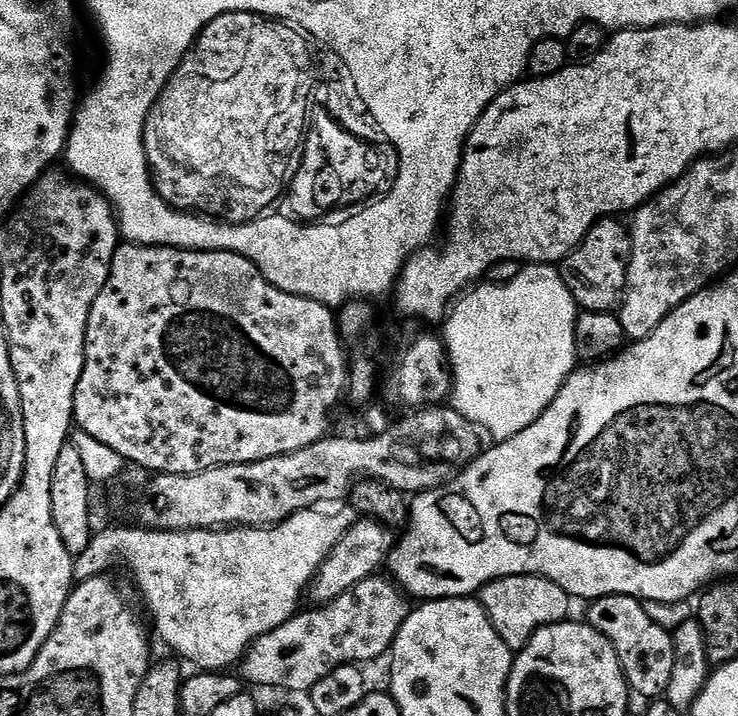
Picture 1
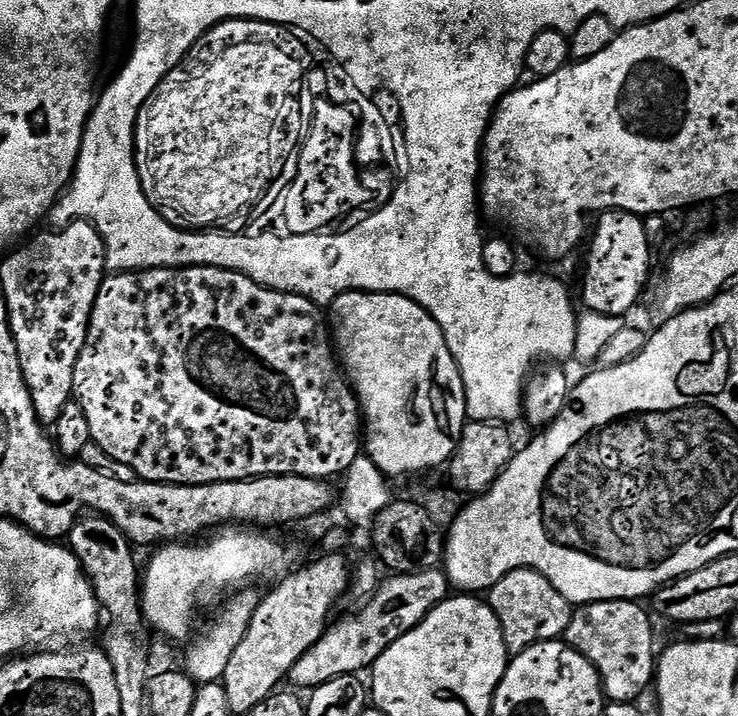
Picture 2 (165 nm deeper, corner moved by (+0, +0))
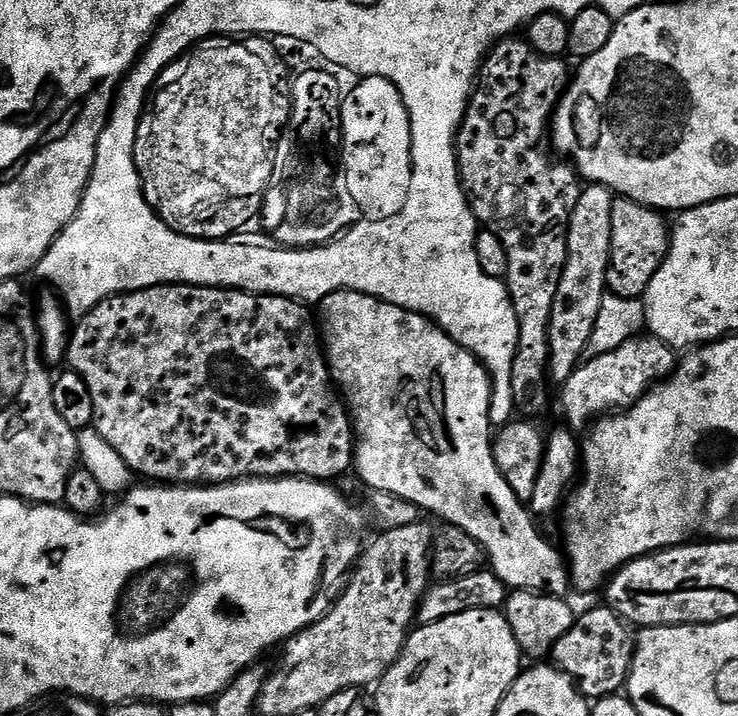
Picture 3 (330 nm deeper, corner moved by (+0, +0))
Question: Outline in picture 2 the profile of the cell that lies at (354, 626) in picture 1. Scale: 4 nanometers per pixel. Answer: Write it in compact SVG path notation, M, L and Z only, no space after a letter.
M440 568L389 575L365 603L369 604L361 612L354 613L346 620L337 619L314 647L306 650L306 654L302 654L298 662L294 662L294 666L288 671L291 687L296 690L311 690L339 676L355 676L363 673L363 668L364 671L371 669L391 644L398 642L402 634L414 630L414 626L424 621L449 595L448 573Z

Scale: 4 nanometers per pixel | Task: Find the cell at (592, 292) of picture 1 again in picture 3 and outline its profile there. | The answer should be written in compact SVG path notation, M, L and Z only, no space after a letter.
M617 198L614 202L614 218L610 218L612 227L612 253L608 267L608 292L624 299L635 300L643 297L650 286L650 278L662 266L668 257L670 243L670 224L664 220L655 208L648 208L633 200Z

